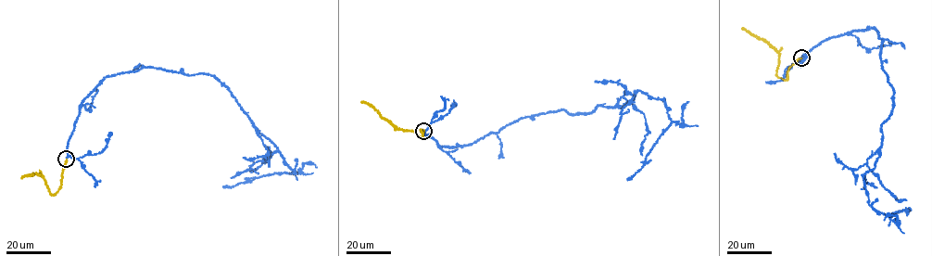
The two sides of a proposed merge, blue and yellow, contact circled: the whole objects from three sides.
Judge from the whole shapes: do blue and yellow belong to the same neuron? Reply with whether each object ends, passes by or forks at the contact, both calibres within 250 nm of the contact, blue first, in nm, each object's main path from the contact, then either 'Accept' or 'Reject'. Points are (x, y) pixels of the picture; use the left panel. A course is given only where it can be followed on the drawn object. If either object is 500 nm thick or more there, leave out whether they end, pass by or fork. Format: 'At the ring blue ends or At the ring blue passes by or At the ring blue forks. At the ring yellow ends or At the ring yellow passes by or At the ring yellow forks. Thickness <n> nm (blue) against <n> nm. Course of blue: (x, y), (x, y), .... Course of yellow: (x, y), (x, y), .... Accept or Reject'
At the ring blue ends. At the ring yellow ends. Thickness 320 nm (blue) against 200 nm. Course of blue: (66, 160), (81, 102), (105, 77), (144, 67), (209, 74), (227, 87), (295, 171), (222, 186). Course of yellow: (66, 160), (60, 188), (55, 195), (50, 192), (43, 176), (32, 173), (21, 178). Accept

